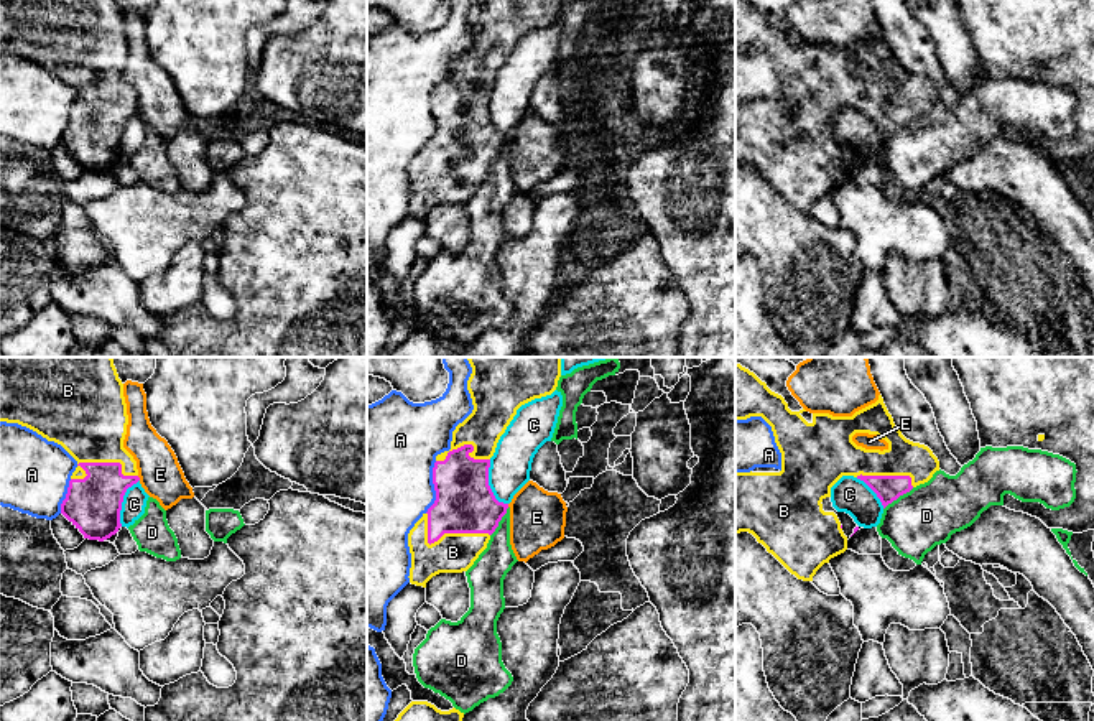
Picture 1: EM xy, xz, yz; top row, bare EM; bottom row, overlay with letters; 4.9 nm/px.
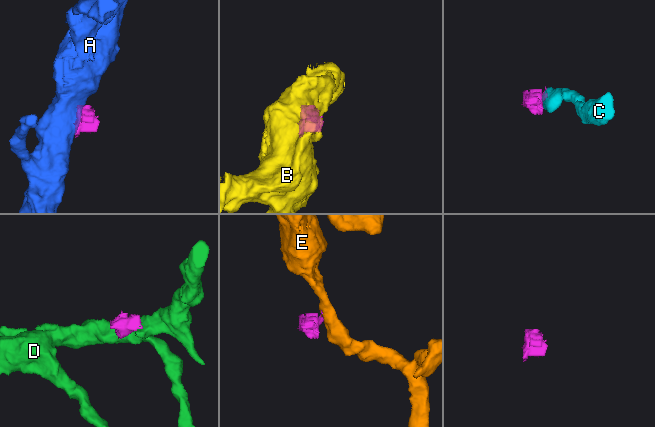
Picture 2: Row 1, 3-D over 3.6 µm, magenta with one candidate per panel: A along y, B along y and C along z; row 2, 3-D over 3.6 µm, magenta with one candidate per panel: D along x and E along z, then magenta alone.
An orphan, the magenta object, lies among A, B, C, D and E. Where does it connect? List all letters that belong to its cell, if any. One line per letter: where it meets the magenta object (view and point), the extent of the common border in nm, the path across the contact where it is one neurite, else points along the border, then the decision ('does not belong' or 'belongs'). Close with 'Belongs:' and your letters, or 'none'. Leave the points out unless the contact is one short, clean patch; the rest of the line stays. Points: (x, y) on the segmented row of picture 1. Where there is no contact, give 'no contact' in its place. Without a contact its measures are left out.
A: meets magenta in xz at (435, 488); contact 260 nm long; does not belong
B: meets magenta in xy at (99, 463); contact 320 nm long; belongs
C: meets magenta in xz at (487, 484); contact 240 nm long; border along xz (489, 460), (489, 488), (499, 501), (507, 504); does not belong
D: meets magenta in yz at (899, 496); contact 190 nm long; border along yz (913, 488), (884, 509); does not belong
E: meets magenta in xy at (139, 478); contact 30 nm long; border along xy (137, 476), (140, 479); does not belong
Belongs: B

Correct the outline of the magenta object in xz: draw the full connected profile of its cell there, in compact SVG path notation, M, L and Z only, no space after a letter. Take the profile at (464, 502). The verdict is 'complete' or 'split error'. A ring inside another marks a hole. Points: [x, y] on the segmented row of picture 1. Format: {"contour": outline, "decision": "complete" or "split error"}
{"contour": "M467 357L472 374L467 390L472 413L452 431L451 449L436 456L433 484L436 500L408 533L411 553L410 583L426 588L439 573L467 571L487 548L490 535L507 514L489 486L490 458L517 410L551 395L561 377L561 357Z", "decision": "split error"}

